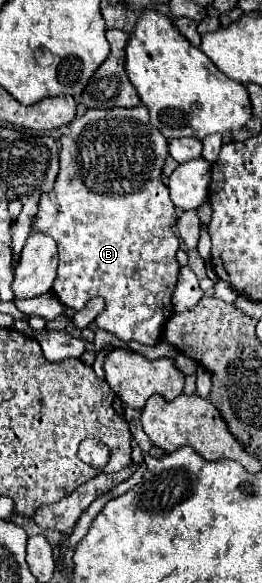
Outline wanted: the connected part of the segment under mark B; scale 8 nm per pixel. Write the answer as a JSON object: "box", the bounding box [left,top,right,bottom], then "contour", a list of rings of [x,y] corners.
{"box":[32,105,180,345],"contour":[[[144,105],[140,107],[132,107],[132,109],[88,109],[86,115],[76,117],[70,125],[70,135],[62,135],[60,137],[60,171],[54,183],[54,189],[50,193],[42,193],[40,201],[38,201],[38,213],[32,217],[32,231],[36,233],[48,233],[56,245],[58,245],[58,269],[56,269],[56,279],[52,285],[52,291],[56,295],[56,299],[66,305],[72,307],[74,311],[80,311],[90,299],[94,297],[102,297],[106,301],[104,311],[94,319],[96,327],[114,333],[120,341],[138,341],[142,345],[156,345],[162,341],[162,333],[166,327],[166,321],[174,315],[172,309],[172,293],[178,281],[178,273],[180,273],[180,265],[176,261],[176,251],[180,247],[180,241],[174,233],[174,223],[176,223],[176,213],[174,213],[174,205],[170,201],[168,189],[162,183],[162,167],[168,155],[168,141],[166,137],[150,123],[148,119],[148,109]]]}

